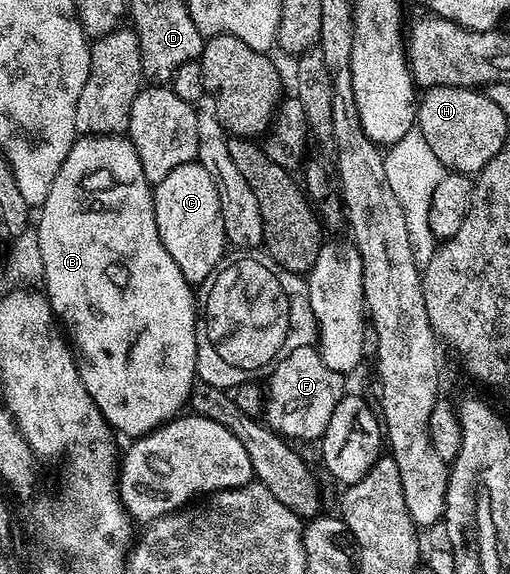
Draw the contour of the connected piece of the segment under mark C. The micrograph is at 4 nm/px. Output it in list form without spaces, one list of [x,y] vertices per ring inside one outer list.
[[[196,160],[188,164],[180,164],[180,168],[172,168],[172,172],[164,176],[164,180],[157,182],[153,191],[156,228],[160,232],[160,240],[164,240],[164,248],[168,248],[168,254],[176,260],[176,264],[180,264],[180,270],[191,284],[207,281],[210,273],[222,261],[228,250],[220,196],[208,168],[204,168]]]

